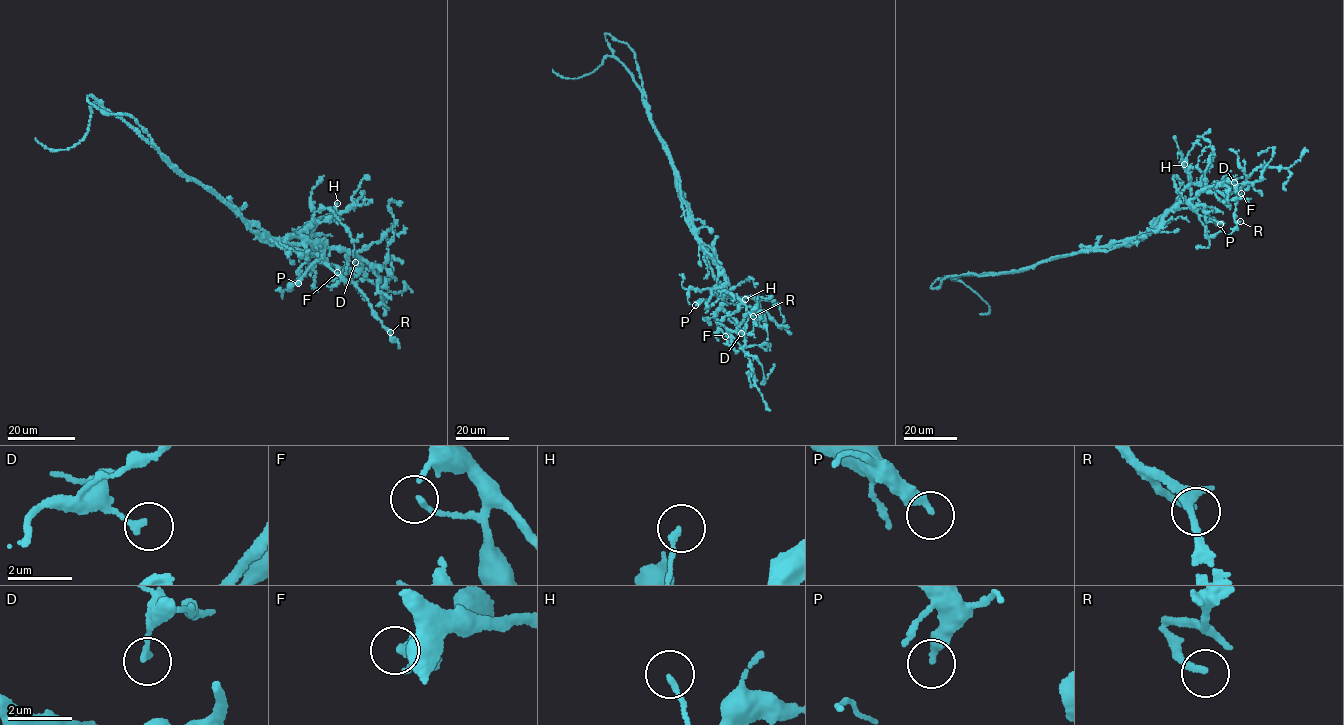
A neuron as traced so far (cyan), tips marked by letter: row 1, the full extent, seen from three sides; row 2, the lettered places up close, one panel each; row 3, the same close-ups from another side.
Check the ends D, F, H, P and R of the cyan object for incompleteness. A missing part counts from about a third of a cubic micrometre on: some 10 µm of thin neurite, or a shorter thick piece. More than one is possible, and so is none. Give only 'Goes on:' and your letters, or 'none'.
Goes on: R

